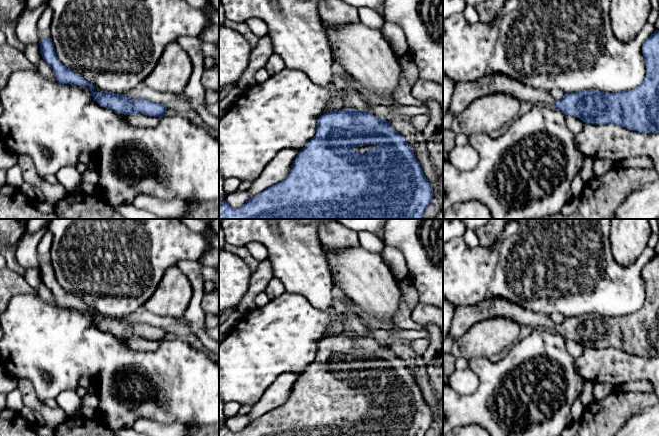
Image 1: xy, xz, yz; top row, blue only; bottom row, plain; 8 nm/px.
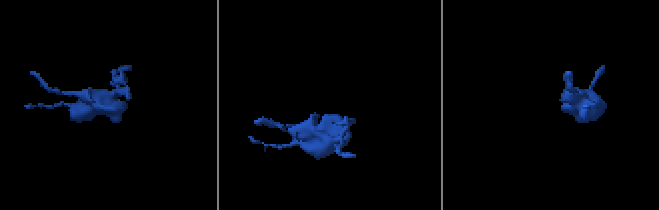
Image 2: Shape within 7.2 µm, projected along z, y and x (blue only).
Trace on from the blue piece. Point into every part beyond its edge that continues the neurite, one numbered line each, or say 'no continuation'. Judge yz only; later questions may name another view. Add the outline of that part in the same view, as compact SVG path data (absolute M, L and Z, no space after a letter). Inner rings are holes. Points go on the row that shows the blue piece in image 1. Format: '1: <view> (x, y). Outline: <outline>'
1: yz (465, 92). Outline: M490 74L476 81L456 84L449 112L455 118L477 98L496 93L510 94L520 101L528 100L552 107L556 102L550 92L528 87L503 74Z

